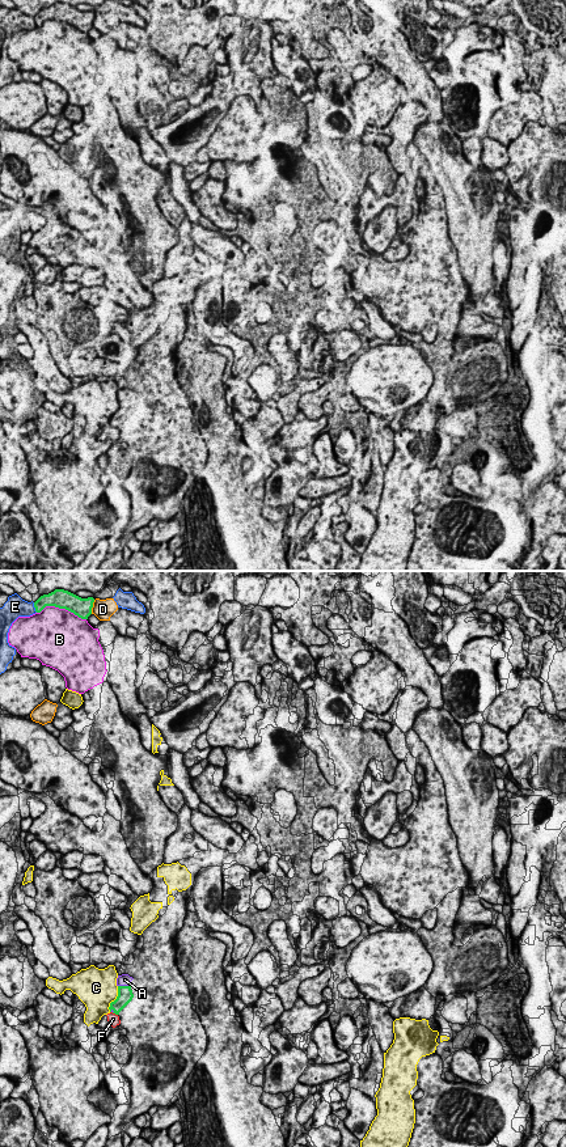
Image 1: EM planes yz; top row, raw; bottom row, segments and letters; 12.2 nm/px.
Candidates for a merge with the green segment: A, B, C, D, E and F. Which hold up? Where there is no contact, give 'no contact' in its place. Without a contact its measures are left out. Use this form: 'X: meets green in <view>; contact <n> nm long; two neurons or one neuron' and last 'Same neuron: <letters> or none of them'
A: meets green in yz; contact 160 nm long; one neuron
B: meets green in yz; contact 600 nm long; two neurons
C: meets green in yz; contact 340 nm long; two neurons
D: meets green in yz; contact 180 nm long; two neurons
E: meets green in yz; contact 140 nm long; two neurons
F: meets green in yz; contact 110 nm long; two neurons
Same neuron: A

